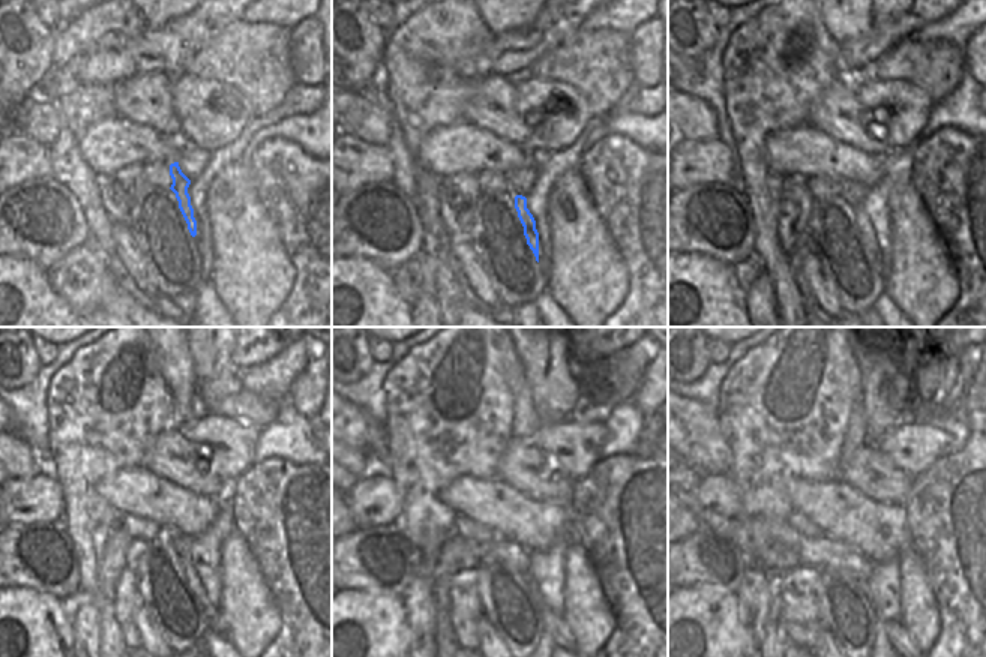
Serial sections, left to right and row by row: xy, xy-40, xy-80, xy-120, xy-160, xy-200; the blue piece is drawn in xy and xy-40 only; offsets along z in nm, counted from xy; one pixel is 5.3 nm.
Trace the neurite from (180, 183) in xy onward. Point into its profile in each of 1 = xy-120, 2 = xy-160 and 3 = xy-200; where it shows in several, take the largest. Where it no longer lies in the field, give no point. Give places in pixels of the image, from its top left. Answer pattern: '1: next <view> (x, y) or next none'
1: next xy-120 (215, 623)
2: next xy-160 (556, 626)
3: next xy-200 (895, 630)

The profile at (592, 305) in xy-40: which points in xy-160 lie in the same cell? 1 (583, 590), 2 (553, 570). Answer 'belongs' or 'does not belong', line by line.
1: belongs
2: does not belong

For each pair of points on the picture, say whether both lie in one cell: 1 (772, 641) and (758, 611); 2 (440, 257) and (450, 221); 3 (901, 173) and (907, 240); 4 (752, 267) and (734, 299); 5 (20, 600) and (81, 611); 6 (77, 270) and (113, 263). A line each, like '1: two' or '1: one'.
1: two
2: two
3: two
4: two
5: two
6: two

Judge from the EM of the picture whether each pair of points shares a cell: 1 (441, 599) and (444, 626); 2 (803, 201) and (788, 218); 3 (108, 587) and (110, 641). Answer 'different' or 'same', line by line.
1: same
2: same
3: different

